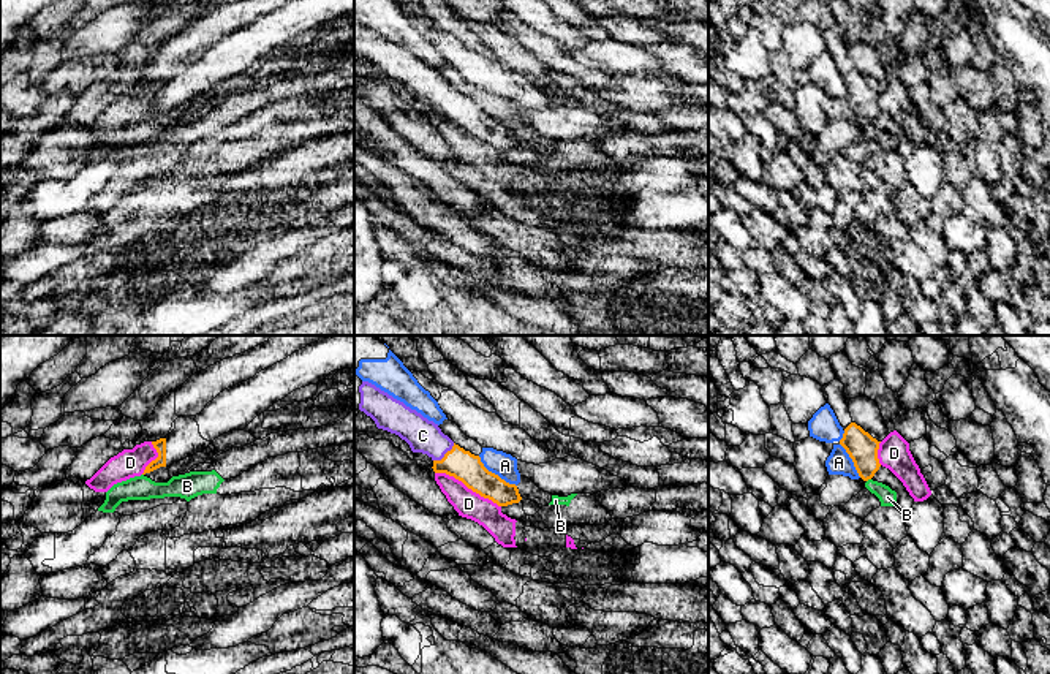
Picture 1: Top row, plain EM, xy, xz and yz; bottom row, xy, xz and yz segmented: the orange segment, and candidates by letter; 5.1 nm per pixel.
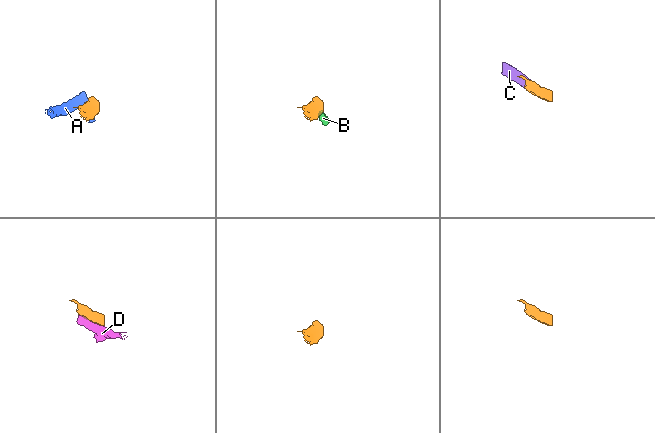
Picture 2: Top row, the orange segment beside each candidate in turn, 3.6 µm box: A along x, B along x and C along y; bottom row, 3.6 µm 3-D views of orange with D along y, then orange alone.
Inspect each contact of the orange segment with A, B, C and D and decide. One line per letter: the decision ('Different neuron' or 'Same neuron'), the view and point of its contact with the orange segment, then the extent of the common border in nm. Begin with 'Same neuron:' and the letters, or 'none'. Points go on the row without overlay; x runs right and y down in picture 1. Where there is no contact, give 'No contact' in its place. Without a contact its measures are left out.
Same neuron: C
A: Different neuron. Touches orange at xz (494, 119). Shared border 260 nm
B: Different neuron. Touches orange at yz (868, 124). Shared border 30 nm
C: Same neuron. Touches orange at xz (445, 100). Shared border 140 nm
D: Different neuron. Touches orange at xz (468, 133). Shared border 380 nm

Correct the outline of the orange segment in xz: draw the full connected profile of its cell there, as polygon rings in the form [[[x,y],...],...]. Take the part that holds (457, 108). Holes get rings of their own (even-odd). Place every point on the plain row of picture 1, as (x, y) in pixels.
[[[354,19],[354,55],[370,62],[378,74],[405,85],[413,98],[427,100],[435,119],[446,119],[462,127],[468,134],[498,152],[522,146],[516,130],[509,130],[489,117],[479,101],[465,97],[416,55],[394,44]]]

